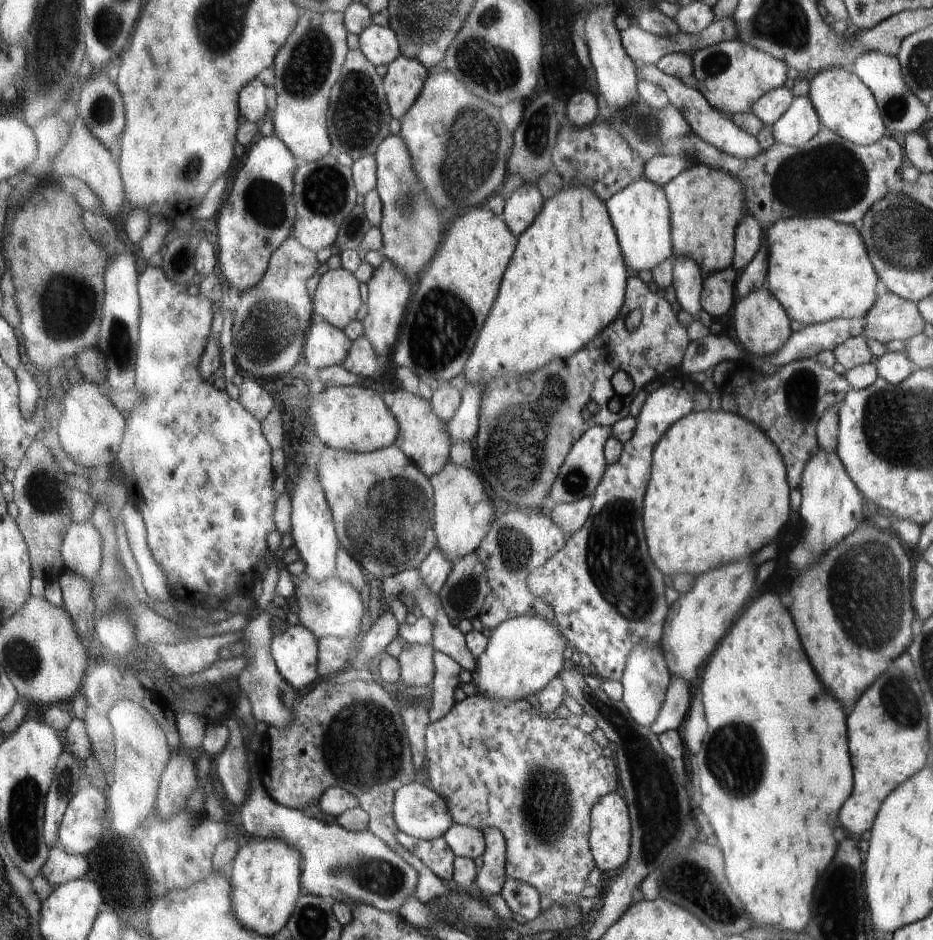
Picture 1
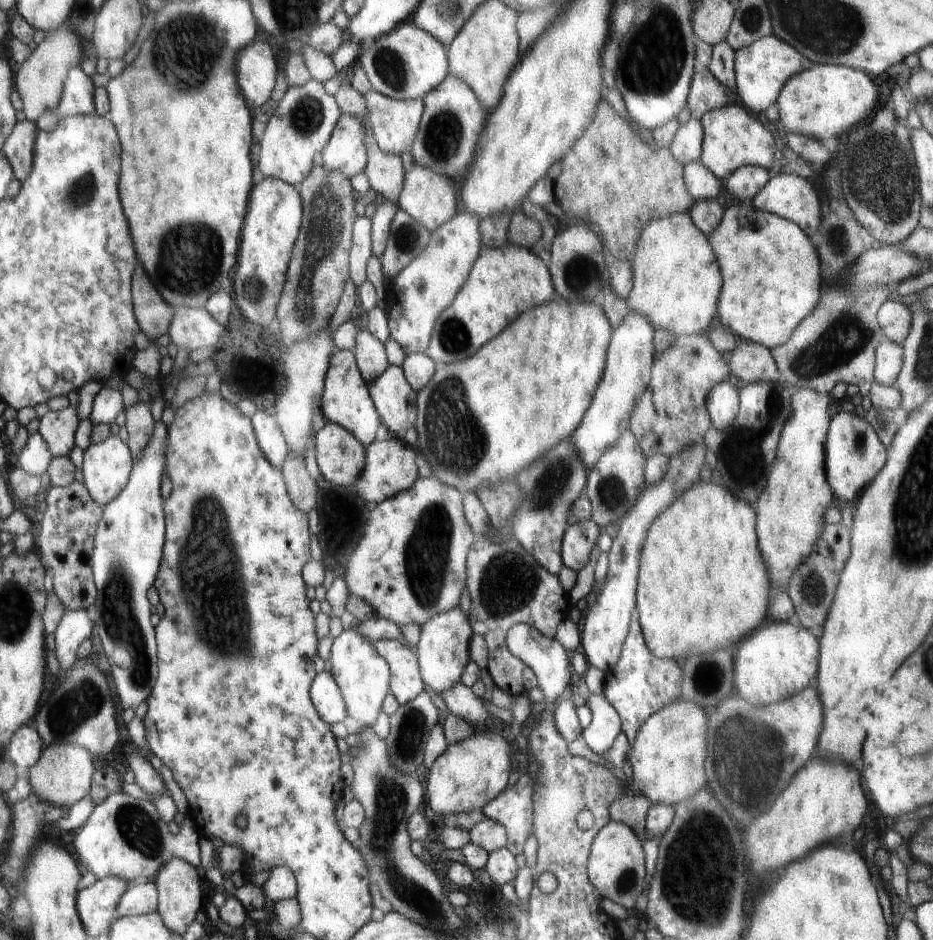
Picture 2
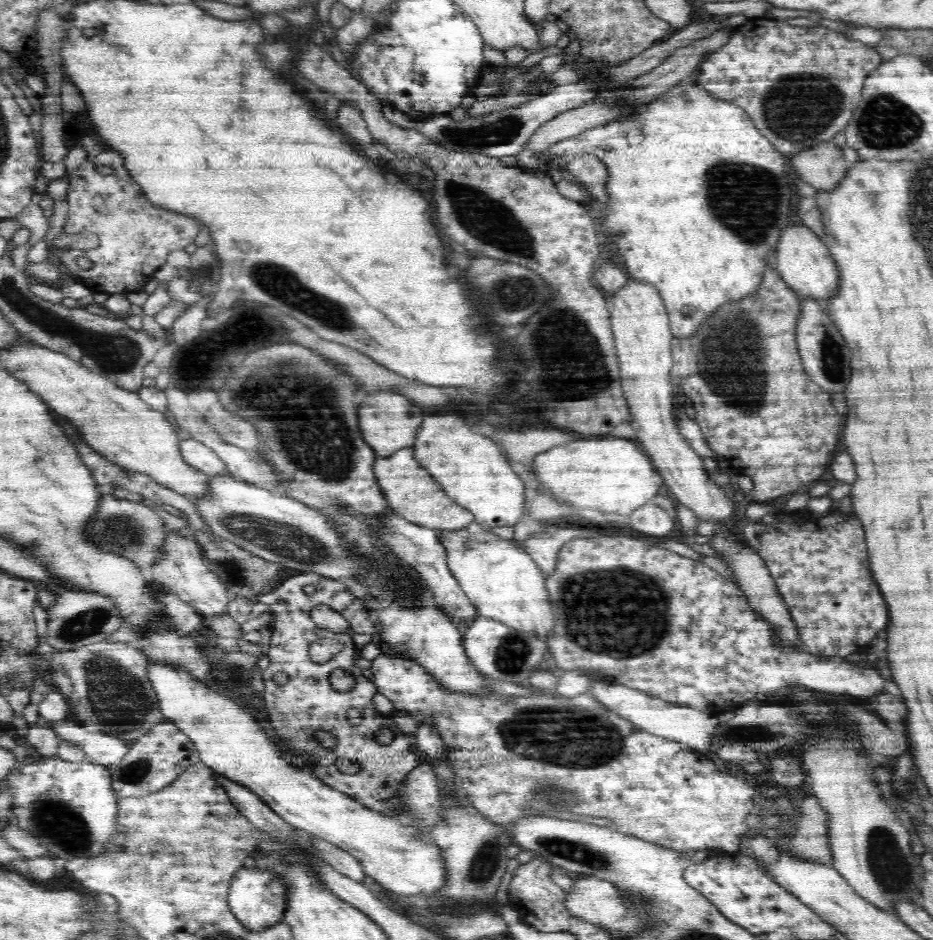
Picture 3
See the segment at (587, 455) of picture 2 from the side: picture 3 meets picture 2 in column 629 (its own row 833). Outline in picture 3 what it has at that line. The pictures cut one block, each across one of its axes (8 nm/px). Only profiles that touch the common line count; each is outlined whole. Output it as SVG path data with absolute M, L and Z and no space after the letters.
M150 664L146 677L152 683L165 720L172 721L182 733L194 741L201 762L219 776L223 775L254 792L254 795L258 795L271 810L297 830L324 838L353 854L360 861L366 875L372 876L385 890L398 895L432 894L441 891L448 884L448 865L445 864L444 850L433 839L432 833L421 832L416 826L403 825L395 818L388 818L387 815L366 808L351 796L329 788L310 772L293 768L286 760L282 760L282 756L278 756L278 748L274 748L274 741L253 716L246 716L242 708L236 707L223 696L216 695L215 692L206 692L206 688L198 688L198 684L194 684L194 680L186 676L186 672L174 672L174 668Z

